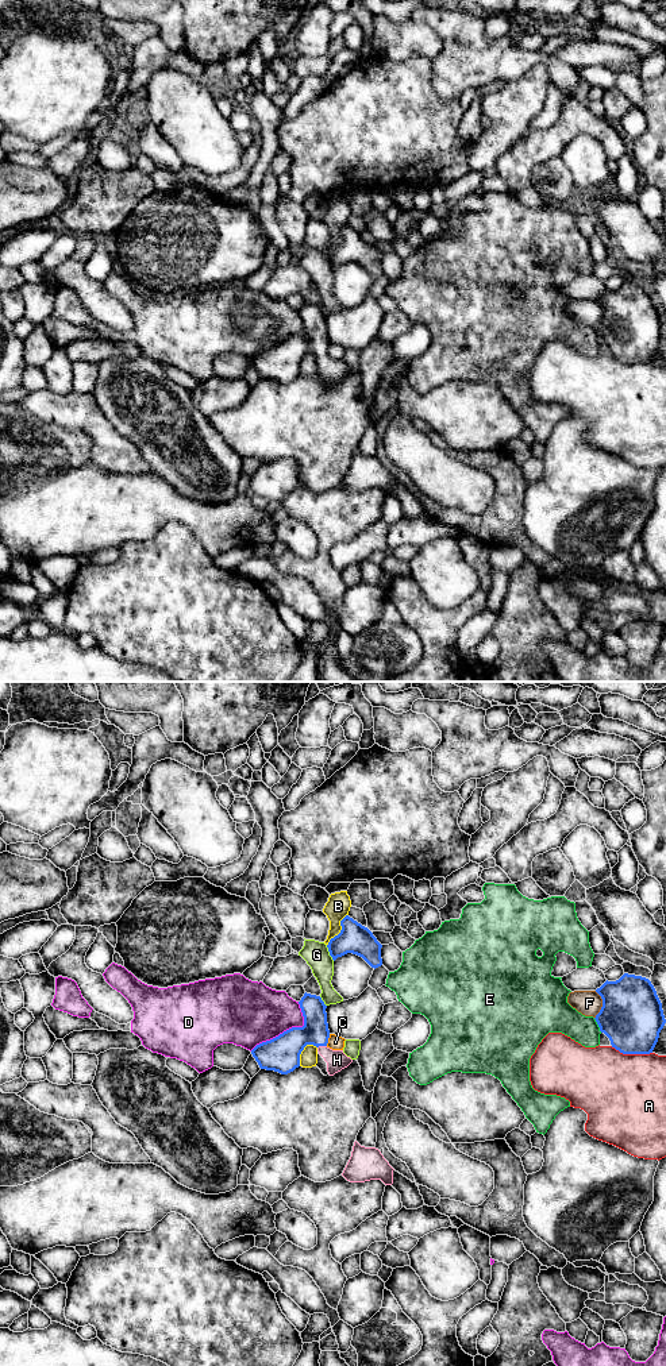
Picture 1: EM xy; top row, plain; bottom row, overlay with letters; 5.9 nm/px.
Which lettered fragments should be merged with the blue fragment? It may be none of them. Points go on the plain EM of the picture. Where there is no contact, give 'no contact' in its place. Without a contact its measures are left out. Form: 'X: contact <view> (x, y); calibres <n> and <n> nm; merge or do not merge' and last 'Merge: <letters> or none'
A: contact xy (631, 362); calibres 380 and 480 nm; do not merge
B: contact xy (341, 239); calibres 180 and 140 nm; do not merge
C: contact xy (327, 348); calibres 180 and 90 nm; do not merge
D: contact xy (289, 338); calibres 220 and 360 nm; do not merge
E: contact xy (597, 332); calibres 380 and 200 nm; do not merge
F: contact xy (603, 313); calibres 380 and 150 nm; do not merge
G: contact xy (330, 262); calibres 180 and 150 nm; do not merge
H: contact xy (322, 354); calibres 220 and 120 nm; merge
Merge: H

